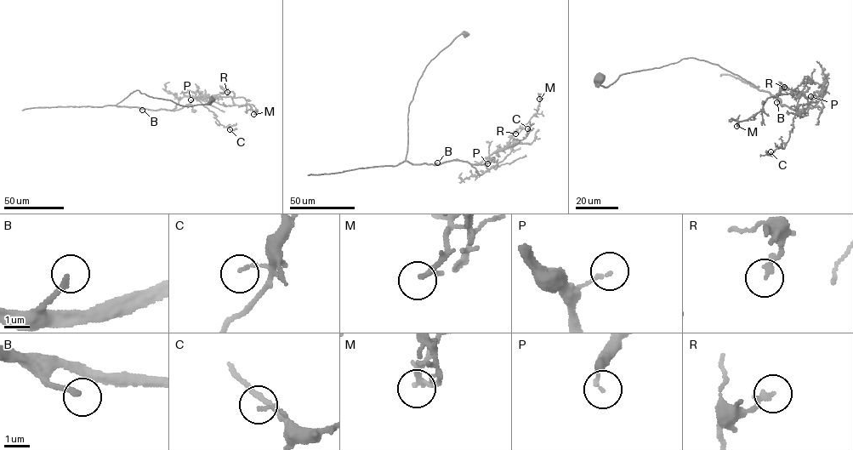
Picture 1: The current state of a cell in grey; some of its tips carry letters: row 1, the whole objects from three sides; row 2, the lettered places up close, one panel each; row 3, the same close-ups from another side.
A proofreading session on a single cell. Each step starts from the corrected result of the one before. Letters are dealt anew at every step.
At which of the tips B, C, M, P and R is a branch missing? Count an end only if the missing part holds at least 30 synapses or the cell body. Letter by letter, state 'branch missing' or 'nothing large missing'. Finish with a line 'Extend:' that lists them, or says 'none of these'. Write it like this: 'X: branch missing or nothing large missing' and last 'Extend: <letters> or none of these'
B: branch missing
C: nothing large missing
M: nothing large missing
P: nothing large missing
R: nothing large missing
Extend: B

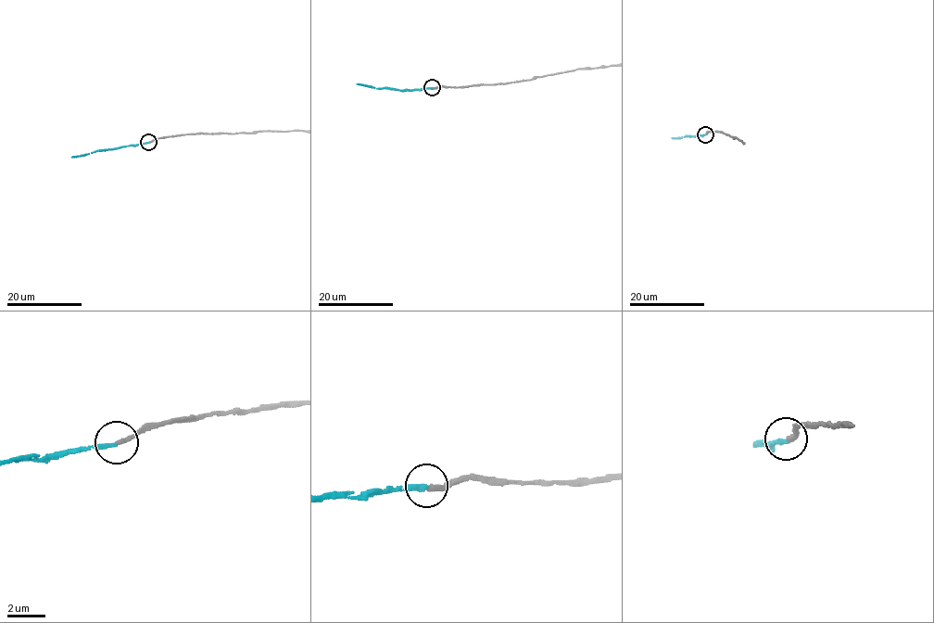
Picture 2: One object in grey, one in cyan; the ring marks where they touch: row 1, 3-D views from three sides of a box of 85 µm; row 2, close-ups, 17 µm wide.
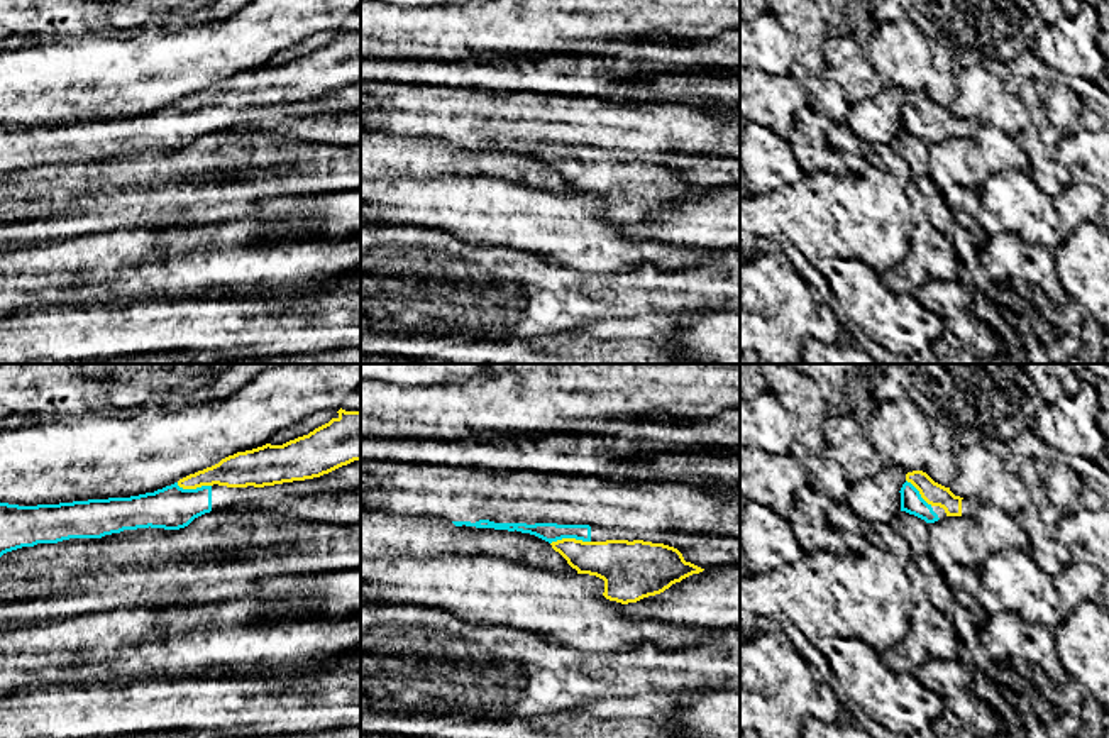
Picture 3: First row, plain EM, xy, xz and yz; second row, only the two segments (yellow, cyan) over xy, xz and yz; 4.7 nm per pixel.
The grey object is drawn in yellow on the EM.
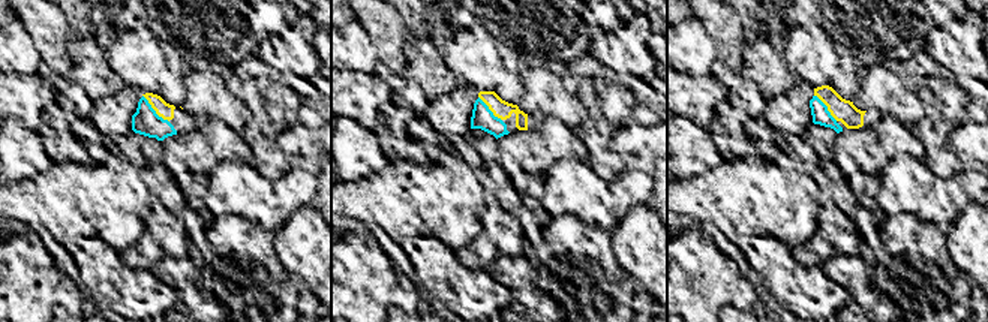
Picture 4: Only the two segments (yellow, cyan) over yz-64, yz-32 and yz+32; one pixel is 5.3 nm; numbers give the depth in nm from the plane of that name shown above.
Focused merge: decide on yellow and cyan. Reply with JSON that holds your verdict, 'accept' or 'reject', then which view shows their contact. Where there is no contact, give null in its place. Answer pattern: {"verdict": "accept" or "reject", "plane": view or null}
{"verdict": "accept", "plane": "xz"}

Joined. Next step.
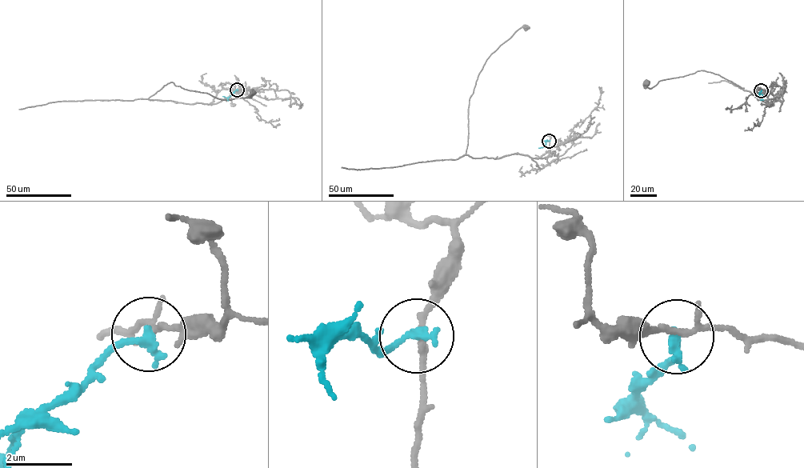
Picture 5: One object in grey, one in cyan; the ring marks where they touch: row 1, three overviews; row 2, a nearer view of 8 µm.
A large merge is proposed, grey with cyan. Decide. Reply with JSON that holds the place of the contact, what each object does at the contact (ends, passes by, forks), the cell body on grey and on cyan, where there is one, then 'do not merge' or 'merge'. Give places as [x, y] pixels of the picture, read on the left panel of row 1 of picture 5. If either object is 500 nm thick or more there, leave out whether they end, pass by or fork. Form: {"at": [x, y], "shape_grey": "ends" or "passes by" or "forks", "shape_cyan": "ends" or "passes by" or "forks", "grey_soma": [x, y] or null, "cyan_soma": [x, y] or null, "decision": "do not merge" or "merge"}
{"at": [237, 90], "shape_grey": "forks", "shape_cyan": "ends", "grey_soma": [252, 92], "cyan_soma": null, "decision": "do not merge"}

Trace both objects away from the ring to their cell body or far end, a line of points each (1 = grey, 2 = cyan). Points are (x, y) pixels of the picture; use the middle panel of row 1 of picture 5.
1: (549, 141), (542, 158), (466, 154), (469, 101), (478, 75), (491, 54), (526, 28)
2: (549, 141), (546, 141), (544, 146), (538, 147)

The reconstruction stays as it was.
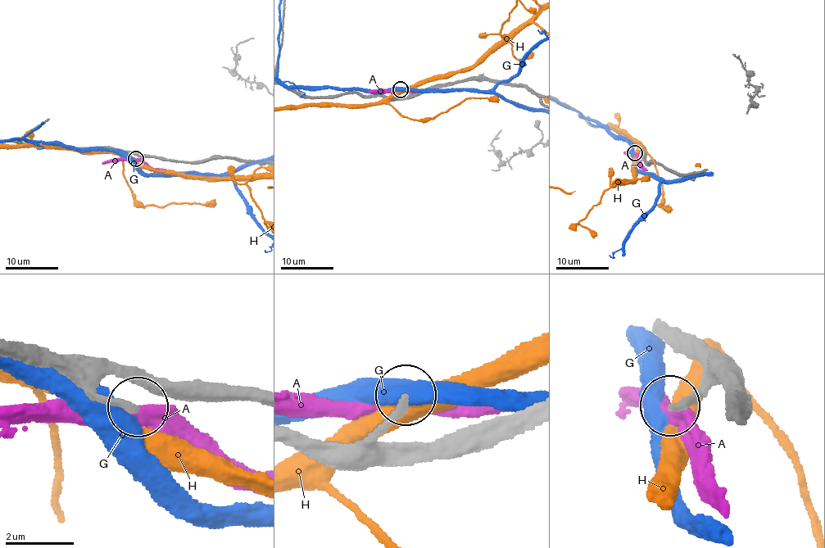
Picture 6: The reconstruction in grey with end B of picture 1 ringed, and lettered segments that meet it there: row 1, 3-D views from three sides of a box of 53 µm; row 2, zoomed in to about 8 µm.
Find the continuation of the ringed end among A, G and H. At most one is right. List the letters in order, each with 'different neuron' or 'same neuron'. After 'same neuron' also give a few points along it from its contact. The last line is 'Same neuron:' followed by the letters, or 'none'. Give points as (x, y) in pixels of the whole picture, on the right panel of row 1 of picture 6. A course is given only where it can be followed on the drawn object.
A: different neuron
G: different neuron
H: different neuron
Same neuron: none

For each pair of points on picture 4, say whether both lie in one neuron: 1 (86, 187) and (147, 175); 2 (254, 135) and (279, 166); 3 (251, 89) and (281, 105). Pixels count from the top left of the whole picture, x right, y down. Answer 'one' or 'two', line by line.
1: two
2: one
3: one

